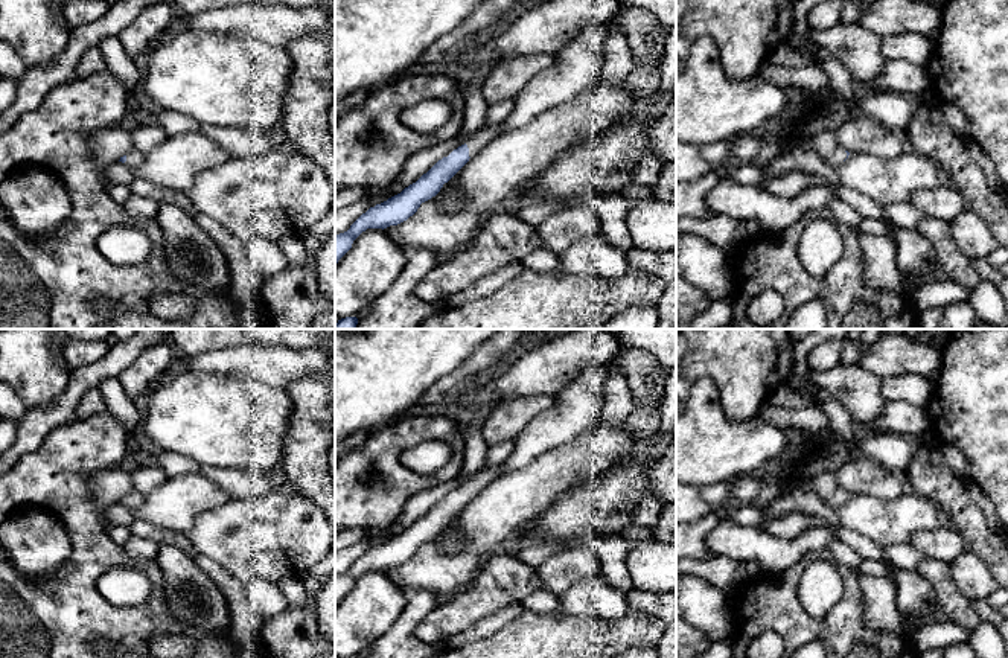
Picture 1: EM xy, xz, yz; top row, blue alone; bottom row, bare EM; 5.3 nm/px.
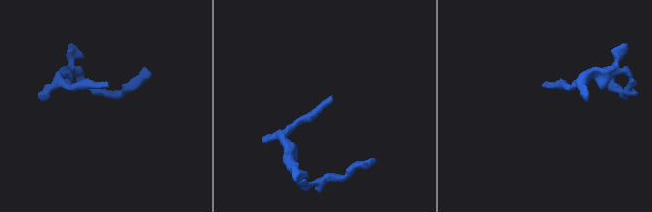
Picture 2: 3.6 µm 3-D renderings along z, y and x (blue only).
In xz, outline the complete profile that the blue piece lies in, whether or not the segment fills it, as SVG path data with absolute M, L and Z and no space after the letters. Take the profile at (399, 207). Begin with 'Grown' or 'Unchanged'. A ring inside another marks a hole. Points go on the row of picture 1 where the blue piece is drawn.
Grown. M502 123L483 126L472 137L448 157L439 160L416 183L405 187L400 193L387 201L370 207L362 213L347 232L335 235L335 267L338 260L352 248L353 241L367 228L387 228L397 225L413 216L422 203L435 196L487 142L496 137Z

